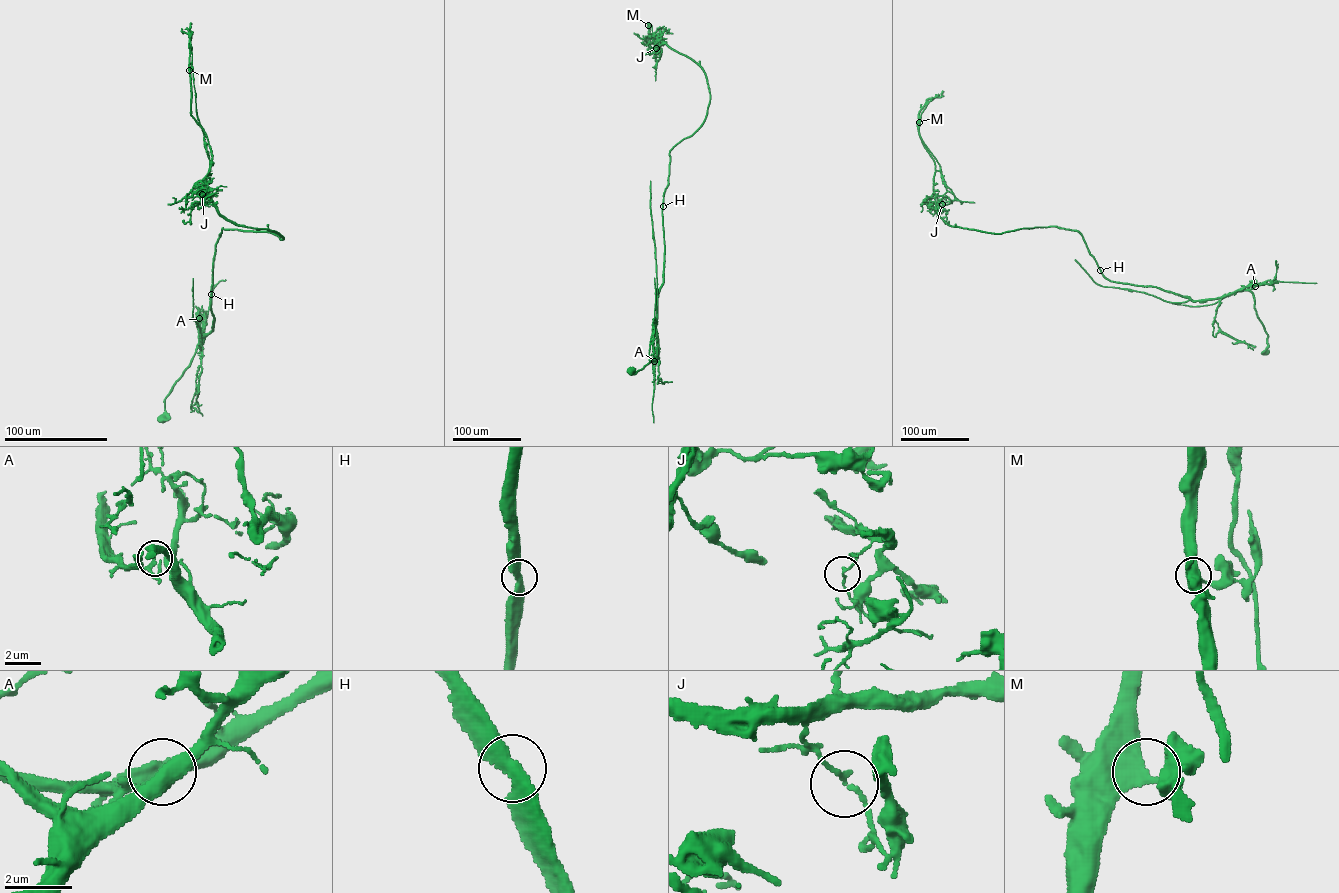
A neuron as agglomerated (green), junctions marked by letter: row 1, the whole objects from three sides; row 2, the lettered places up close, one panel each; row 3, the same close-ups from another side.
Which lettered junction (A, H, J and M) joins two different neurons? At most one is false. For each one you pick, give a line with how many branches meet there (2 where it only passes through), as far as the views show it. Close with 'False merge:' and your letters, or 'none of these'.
J: 2 branches meet
False merge: J

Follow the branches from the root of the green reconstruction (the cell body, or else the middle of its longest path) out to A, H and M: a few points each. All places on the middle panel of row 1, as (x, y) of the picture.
A: (630, 372), (634, 374), (656, 356), (654, 361)
H: (630, 372), (634, 374), (656, 357), (657, 296), (663, 282), (664, 262), (663, 206)
M: (630, 372), (656, 357), (669, 151), (700, 126), (710, 99), (704, 71), (655, 39), (648, 25)

